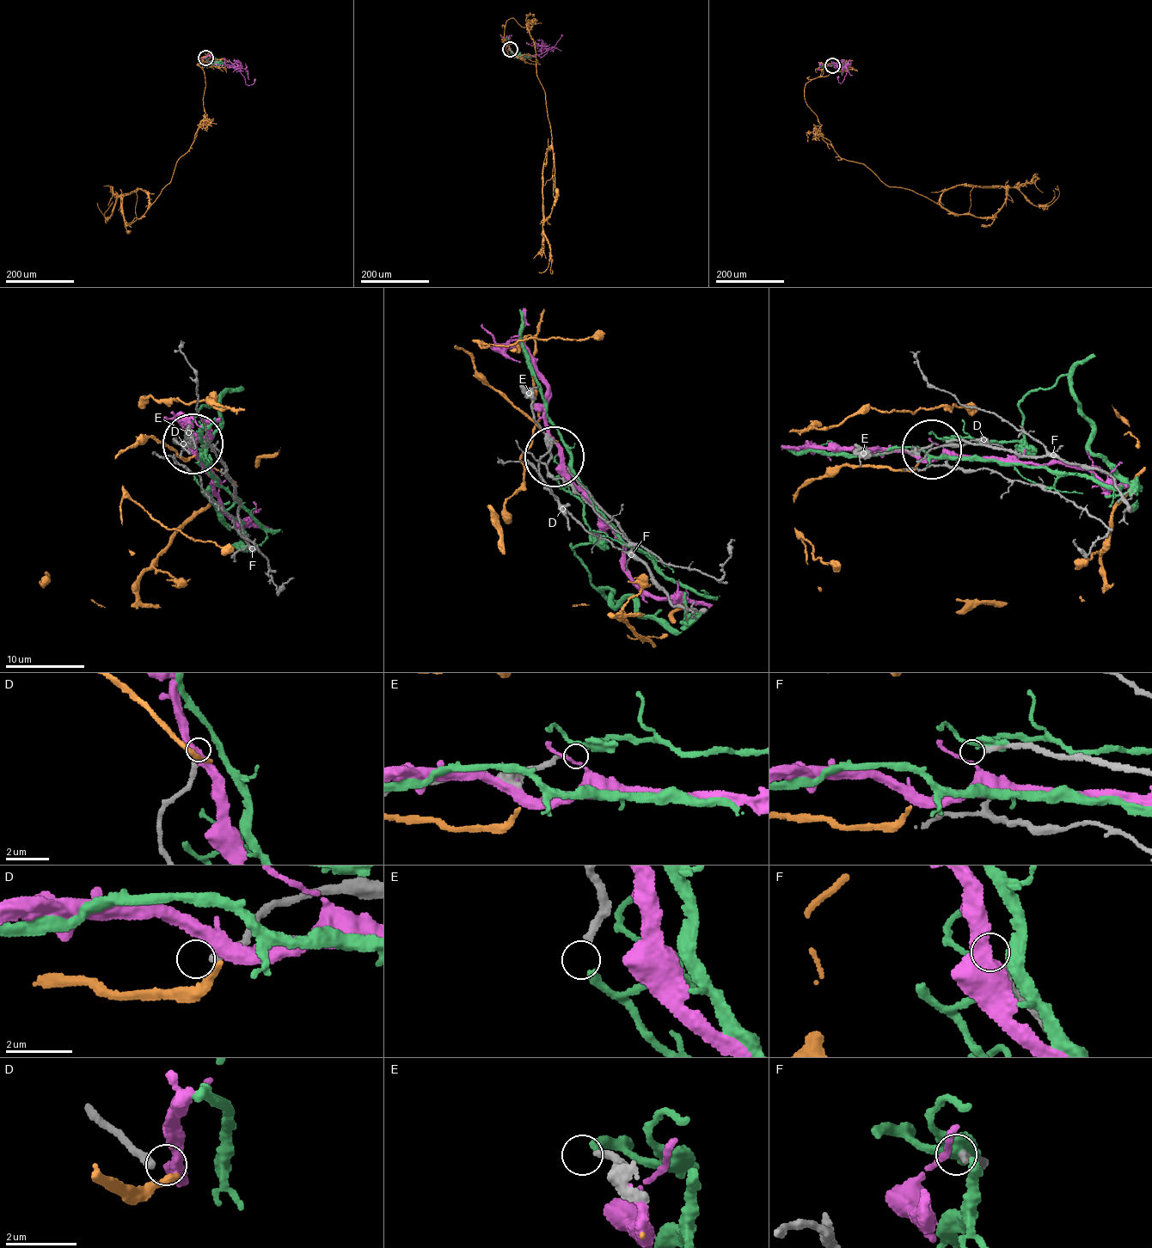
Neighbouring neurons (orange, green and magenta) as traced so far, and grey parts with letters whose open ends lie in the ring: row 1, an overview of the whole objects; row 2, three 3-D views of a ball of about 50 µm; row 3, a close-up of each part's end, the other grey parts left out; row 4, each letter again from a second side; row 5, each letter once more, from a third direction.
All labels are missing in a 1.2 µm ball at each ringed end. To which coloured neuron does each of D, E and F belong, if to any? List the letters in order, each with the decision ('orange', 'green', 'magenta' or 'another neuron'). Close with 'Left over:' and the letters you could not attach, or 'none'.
D: another neuron
E: green
F: another neuron
Left over: D, F

